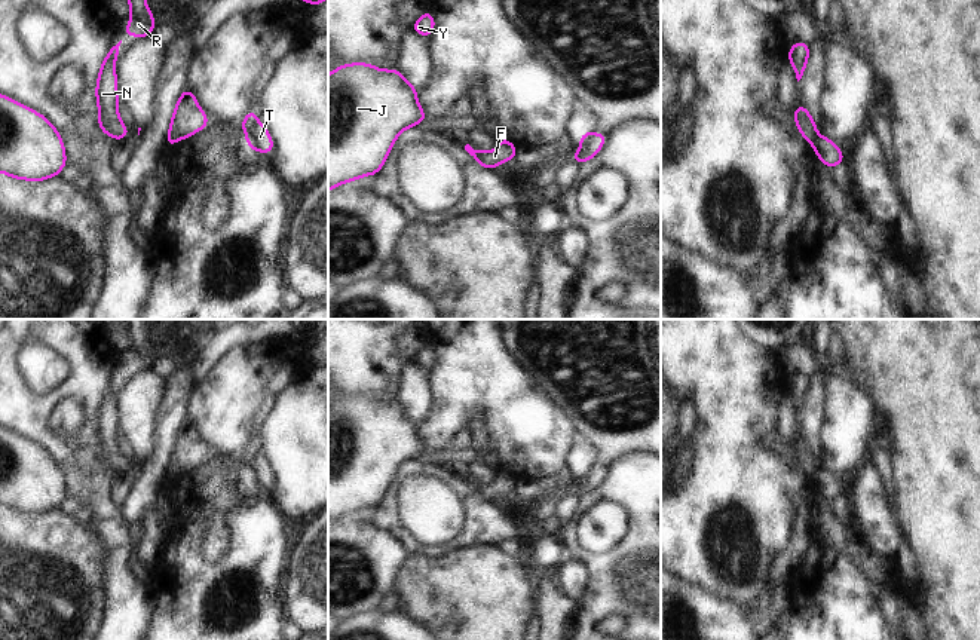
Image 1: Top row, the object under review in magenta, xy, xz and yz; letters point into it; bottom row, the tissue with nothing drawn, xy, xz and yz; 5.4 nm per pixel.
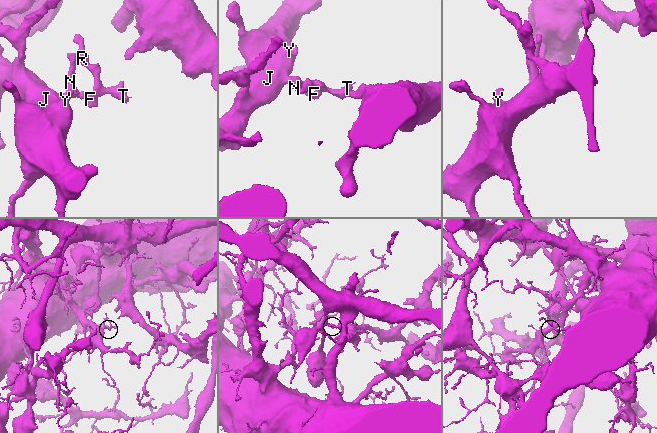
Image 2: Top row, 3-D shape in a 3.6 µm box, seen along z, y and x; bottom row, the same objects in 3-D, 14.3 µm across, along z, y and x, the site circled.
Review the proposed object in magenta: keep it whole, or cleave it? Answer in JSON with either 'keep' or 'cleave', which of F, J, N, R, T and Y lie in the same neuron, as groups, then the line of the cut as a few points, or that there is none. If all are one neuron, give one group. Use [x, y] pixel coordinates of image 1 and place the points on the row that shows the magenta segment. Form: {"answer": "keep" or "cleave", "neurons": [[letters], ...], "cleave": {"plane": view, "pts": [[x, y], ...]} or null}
{"answer": "cleave", "neurons": [["F", "J", "N", "Y"], ["R", "T"]], "cleave": {"plane": "yz", "pts": [[818, 137], [812, 144]]}}

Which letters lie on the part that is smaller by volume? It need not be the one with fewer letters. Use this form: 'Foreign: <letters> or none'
Foreign: R, T

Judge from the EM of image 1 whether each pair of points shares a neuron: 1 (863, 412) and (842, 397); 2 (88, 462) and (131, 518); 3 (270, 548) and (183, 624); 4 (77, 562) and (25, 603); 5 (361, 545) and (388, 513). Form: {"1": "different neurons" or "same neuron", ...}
{"1": "same neuron", "2": "different neurons", "3": "same neuron", "4": "same neuron", "5": "different neurons"}

